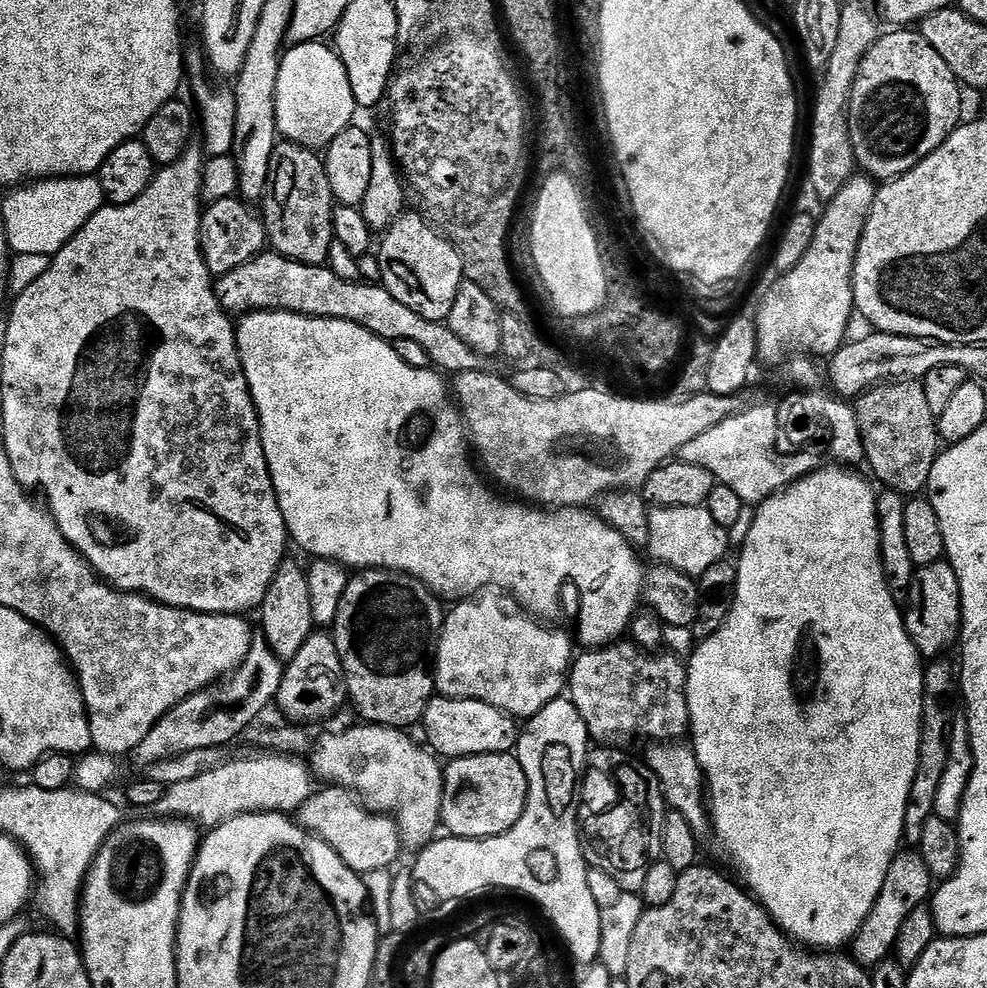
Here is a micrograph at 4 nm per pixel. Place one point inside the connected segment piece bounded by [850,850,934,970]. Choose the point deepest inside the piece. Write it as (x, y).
(909, 884)

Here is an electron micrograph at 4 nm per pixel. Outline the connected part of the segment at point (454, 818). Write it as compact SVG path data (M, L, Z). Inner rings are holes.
M491 752L490 754L478 754L477 756L457 756L447 761L444 768L444 789L442 790L442 814L440 815L440 823L443 831L448 836L457 836L459 840L485 840L486 838L494 838L506 834L516 825L518 818L522 818L522 814L528 805L528 783L526 782L526 770L522 770L522 762L518 762L518 758L512 752Z

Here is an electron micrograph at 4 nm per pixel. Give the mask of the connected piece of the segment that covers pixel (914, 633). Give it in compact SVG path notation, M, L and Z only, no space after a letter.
M947 559L934 562L930 566L916 569L916 578L907 593L908 608L903 609L904 625L919 650L921 657L940 658L948 647L955 645L960 638L962 606L960 605L960 587L958 574L954 574Z

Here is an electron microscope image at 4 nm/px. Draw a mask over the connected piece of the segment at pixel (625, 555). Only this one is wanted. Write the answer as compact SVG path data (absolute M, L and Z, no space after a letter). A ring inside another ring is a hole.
M249 312L239 317L236 324L236 341L242 370L246 374L246 382L250 386L250 394L254 398L254 406L260 419L262 450L270 466L274 494L278 498L282 518L288 527L291 543L295 547L297 544L302 551L309 552L309 557L337 560L339 564L352 570L386 568L404 572L416 580L421 580L437 598L443 598L445 601L452 600L451 602L459 602L491 586L493 589L503 590L513 596L523 611L537 618L548 618L544 616L555 614L556 607L560 604L560 591L563 590L564 583L572 579L580 587L580 640L588 648L603 648L605 644L619 641L623 637L620 635L623 632L625 635L629 631L632 617L641 607L640 599L643 596L648 599L645 601L651 608L664 619L665 625L672 627L673 624L676 628L687 629L694 622L702 603L702 592L697 581L670 567L656 566L654 567L656 569L649 574L648 585L644 588L644 564L640 561L641 553L633 548L630 542L626 542L626 538L622 538L618 530L614 530L605 520L600 519L595 511L576 508L545 510L543 507L533 506L527 502L517 502L512 498L503 500L499 496L501 493L495 487L488 488L489 481L478 471L470 455L470 436L466 431L463 415L455 407L448 408L450 388L449 385L448 388L444 385L445 377L439 371L432 368L406 366L406 362L398 358L395 347L389 341L378 338L370 330L349 320L327 320L293 312ZM424 411L436 412L436 429L433 430L432 437L421 446L419 452L416 448L407 448L400 441L400 431L411 416Z

